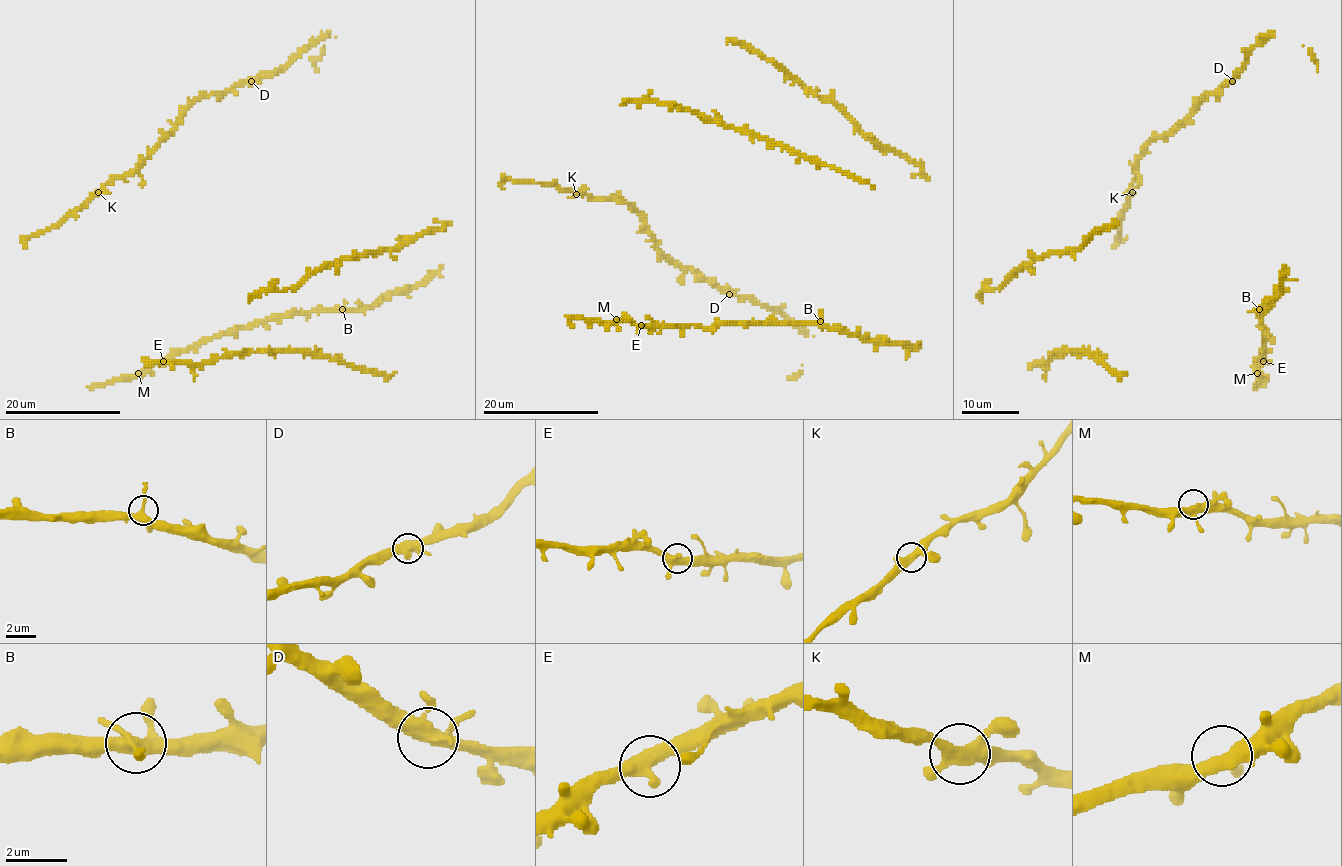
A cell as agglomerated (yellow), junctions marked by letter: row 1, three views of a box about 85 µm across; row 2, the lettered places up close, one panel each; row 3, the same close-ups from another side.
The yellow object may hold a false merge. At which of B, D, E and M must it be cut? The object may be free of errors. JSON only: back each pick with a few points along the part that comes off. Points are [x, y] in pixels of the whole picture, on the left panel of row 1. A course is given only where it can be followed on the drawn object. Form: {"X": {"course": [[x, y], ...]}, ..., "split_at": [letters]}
{"split_at": []}

